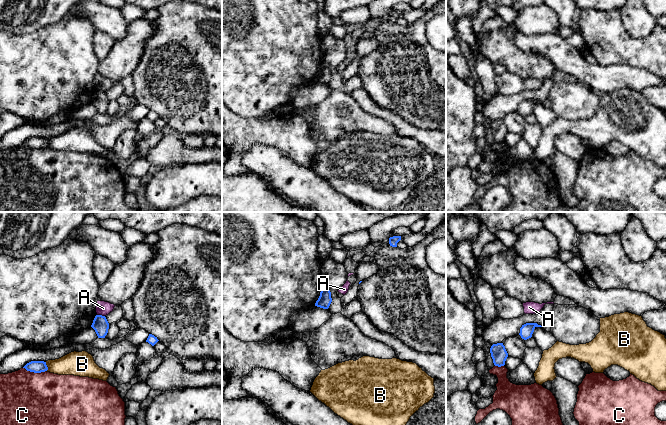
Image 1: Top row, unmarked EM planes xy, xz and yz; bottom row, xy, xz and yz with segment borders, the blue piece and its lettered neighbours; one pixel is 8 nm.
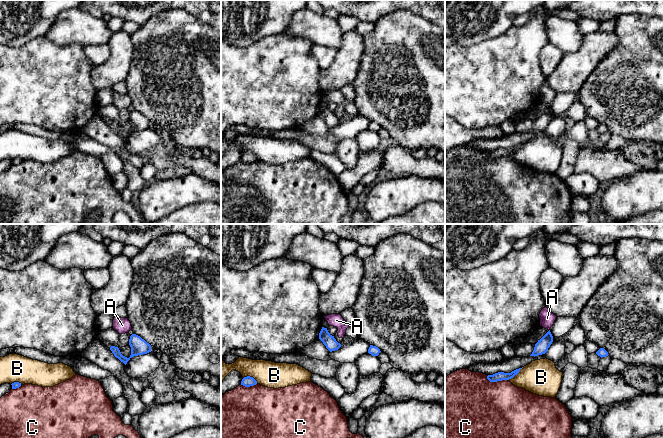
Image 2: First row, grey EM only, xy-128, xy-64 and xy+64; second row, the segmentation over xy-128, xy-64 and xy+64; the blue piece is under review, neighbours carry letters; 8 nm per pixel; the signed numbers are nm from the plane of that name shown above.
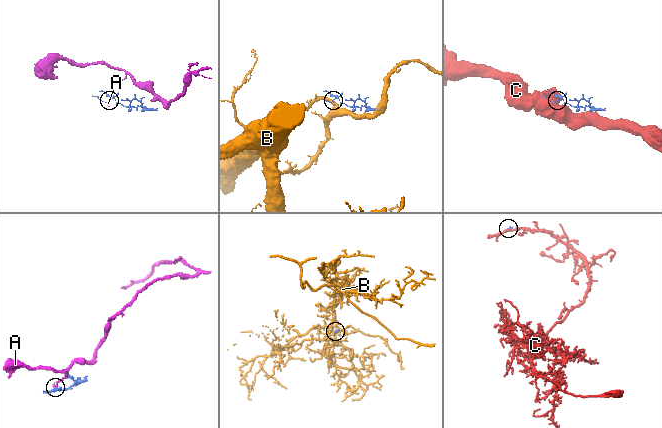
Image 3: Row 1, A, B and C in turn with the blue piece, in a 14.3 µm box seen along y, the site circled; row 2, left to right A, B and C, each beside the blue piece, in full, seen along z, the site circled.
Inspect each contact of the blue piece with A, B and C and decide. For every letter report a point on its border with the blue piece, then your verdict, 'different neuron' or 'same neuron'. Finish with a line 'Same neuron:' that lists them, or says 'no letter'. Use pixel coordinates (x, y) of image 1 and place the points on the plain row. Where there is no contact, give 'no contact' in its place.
A: xy (101, 91) | different neuron
B: xy (46, 142) | different neuron
C: xy (35, 148) | different neuron
Same neuron: no letter

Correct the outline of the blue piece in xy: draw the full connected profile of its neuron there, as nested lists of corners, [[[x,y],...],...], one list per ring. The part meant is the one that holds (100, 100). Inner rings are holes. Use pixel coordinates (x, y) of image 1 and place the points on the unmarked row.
[[[96,91],[91,103],[95,106],[98,114],[105,114],[108,109],[109,99],[105,92]]]

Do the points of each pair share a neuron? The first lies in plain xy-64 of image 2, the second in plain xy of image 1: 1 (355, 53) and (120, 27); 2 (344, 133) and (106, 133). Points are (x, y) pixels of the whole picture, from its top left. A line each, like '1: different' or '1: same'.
1: different
2: different

